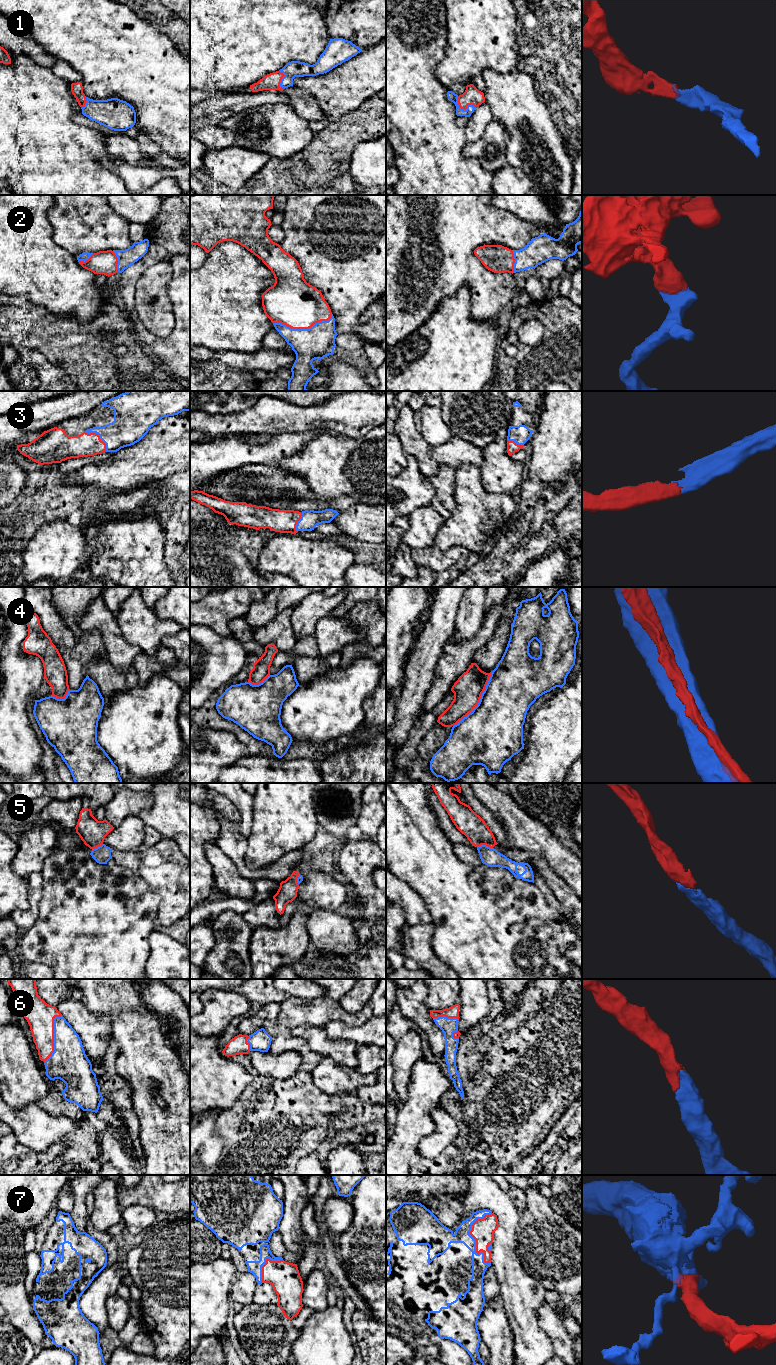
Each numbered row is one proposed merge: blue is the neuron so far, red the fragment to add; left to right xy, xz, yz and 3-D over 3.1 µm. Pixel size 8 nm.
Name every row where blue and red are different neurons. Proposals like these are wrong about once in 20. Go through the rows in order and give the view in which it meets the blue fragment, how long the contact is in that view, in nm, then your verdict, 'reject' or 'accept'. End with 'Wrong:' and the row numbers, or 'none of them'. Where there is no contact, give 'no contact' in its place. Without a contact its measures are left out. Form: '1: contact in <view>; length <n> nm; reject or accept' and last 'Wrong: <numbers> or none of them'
1: contact in yz; length 180 nm; accept
2: contact in xz; length 480 nm; accept
3: contact in xy; length 240 nm; accept
4: contact in yz; length 550 nm; reject
5: contact in yz; length 130 nm; accept
6: contact in xy; length 400 nm; accept
7: contact in yz; length 420 nm; accept
Wrong: 4

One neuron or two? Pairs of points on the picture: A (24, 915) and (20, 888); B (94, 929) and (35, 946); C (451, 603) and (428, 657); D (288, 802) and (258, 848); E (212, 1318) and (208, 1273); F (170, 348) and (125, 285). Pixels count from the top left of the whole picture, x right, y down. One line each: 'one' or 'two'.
A: two
B: one
C: one
D: one
E: one
F: one

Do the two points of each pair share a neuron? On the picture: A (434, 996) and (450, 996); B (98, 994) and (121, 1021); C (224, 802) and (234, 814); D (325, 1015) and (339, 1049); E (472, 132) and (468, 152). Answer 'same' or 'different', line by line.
A: same
B: same
C: same
D: different
E: different

